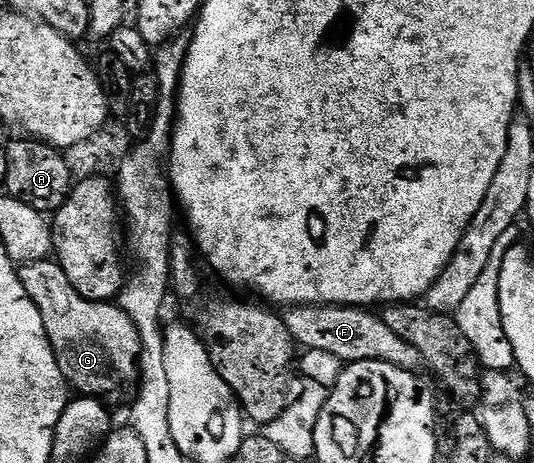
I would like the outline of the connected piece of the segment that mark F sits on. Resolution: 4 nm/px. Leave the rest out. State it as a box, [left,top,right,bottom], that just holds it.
[282,305,420,372]

